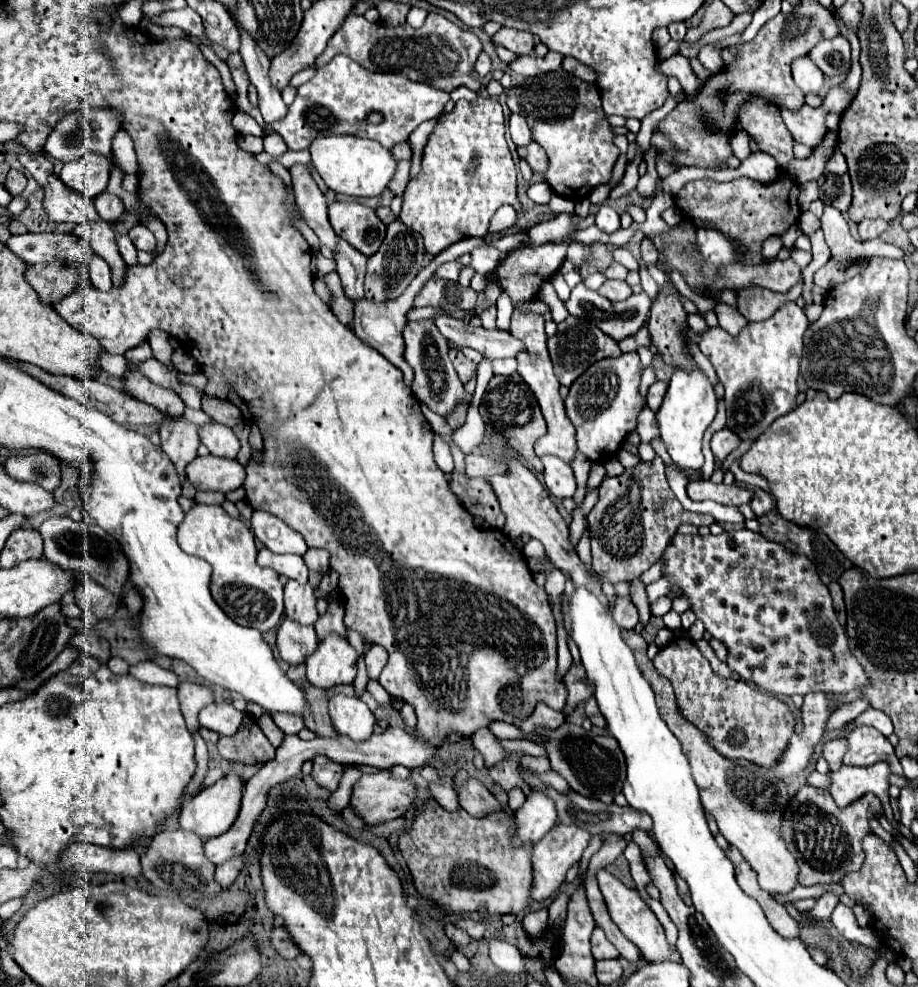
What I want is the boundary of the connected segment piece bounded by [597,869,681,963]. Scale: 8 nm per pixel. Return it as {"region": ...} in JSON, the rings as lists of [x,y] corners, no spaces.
{"region":[[[605,869],[597,871],[597,881],[599,881],[599,889],[603,893],[603,899],[607,903],[607,911],[611,921],[621,929],[621,933],[639,947],[641,955],[649,961],[649,963],[661,963],[661,961],[673,961],[673,963],[681,963],[679,961],[679,951],[677,947],[671,947],[665,939],[663,927],[659,923],[659,919],[655,917],[655,913],[645,905],[645,901],[637,895],[635,889],[625,887],[619,879],[615,879],[611,873],[607,873]]]}

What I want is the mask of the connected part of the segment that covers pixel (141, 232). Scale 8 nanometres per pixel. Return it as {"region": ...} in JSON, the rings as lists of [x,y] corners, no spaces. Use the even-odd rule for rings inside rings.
{"region":[[[145,225],[133,227],[129,231],[129,235],[131,235],[131,241],[135,243],[135,247],[139,251],[153,251],[155,249],[155,237],[153,237],[153,233]]]}

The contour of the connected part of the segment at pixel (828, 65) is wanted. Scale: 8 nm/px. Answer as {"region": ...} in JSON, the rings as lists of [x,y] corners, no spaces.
{"region":[[[841,35],[821,41],[809,53],[809,57],[829,77],[847,75],[851,67],[851,47],[849,47],[849,41]]]}

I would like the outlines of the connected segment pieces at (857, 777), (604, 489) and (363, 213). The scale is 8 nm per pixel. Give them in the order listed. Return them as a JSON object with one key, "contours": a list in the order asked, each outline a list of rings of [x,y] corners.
{"contours":[[[[875,763],[869,767],[843,765],[839,771],[829,773],[829,781],[831,781],[829,793],[839,807],[847,807],[865,793],[875,793],[883,801],[884,815],[894,828],[894,839],[899,842],[902,833],[889,805],[889,781],[887,781],[889,773],[891,769],[887,763]]],[[[655,457],[651,463],[641,461],[619,477],[605,477],[599,487],[599,501],[589,513],[591,541],[593,547],[599,545],[599,555],[591,555],[593,569],[611,583],[641,577],[641,573],[659,561],[681,523],[701,527],[715,523],[715,519],[711,515],[685,511],[681,507],[667,483],[665,463],[659,457]]],[[[333,201],[329,205],[333,231],[357,251],[371,257],[385,239],[385,225],[373,209],[353,201]]]]}

